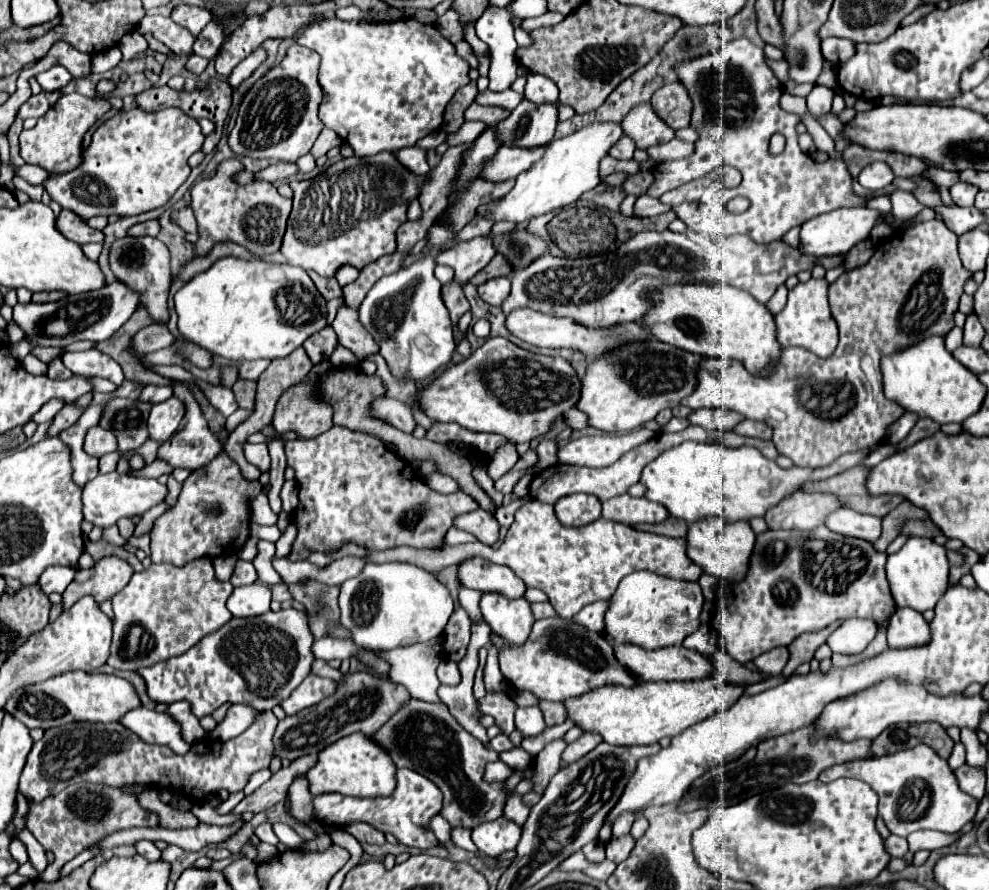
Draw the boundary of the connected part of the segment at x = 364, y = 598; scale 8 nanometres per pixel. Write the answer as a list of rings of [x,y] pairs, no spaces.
[[[407,562],[365,564],[365,568],[341,584],[341,624],[353,634],[353,642],[371,650],[393,650],[417,642],[429,642],[447,626],[453,614],[453,598],[435,574]]]

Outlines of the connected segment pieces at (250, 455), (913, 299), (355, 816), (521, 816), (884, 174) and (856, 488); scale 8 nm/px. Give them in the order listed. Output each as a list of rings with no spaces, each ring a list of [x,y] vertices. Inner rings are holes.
[[[245,444],[243,452],[245,452],[247,462],[255,464],[261,472],[269,472],[271,460],[269,460],[269,452],[267,452],[267,444]]]
[[[931,220],[905,230],[903,234],[895,234],[893,238],[881,242],[873,254],[873,258],[849,272],[841,274],[829,286],[829,304],[833,318],[839,326],[839,346],[829,358],[817,358],[815,354],[803,348],[783,348],[773,372],[769,376],[753,376],[749,374],[737,360],[717,360],[717,358],[701,358],[701,372],[697,378],[697,388],[693,394],[681,400],[683,406],[693,410],[697,408],[725,408],[735,410],[751,420],[763,420],[773,428],[773,444],[779,454],[793,460],[795,466],[809,466],[821,468],[835,462],[845,452],[855,452],[861,448],[869,448],[875,442],[883,440],[887,426],[897,420],[905,410],[887,400],[883,394],[881,382],[881,356],[883,350],[899,352],[899,348],[907,348],[925,340],[927,336],[945,336],[955,324],[953,314],[957,312],[959,296],[963,294],[963,278],[971,278],[971,274],[963,268],[959,254],[957,254],[957,234],[953,234],[945,222]],[[869,352],[877,380],[865,378],[861,368],[861,360]]]
[[[403,768],[397,772],[397,786],[391,796],[357,798],[343,794],[321,794],[313,798],[313,806],[315,806],[315,818],[325,826],[341,826],[359,820],[371,824],[373,828],[385,834],[391,832],[403,846],[427,850],[439,844],[439,840],[433,836],[433,830],[429,828],[429,820],[441,812],[441,800],[443,794],[431,780],[413,770]]]
[[[513,790],[511,798],[507,800],[507,806],[505,806],[505,818],[513,820],[517,826],[523,826],[527,816],[529,816],[529,806],[525,806],[521,802],[521,794],[515,794],[515,790]]]
[[[873,162],[873,164],[865,166],[861,170],[861,174],[857,176],[859,184],[867,190],[883,190],[885,186],[889,186],[893,182],[893,178],[895,178],[895,174],[889,168],[889,164],[885,164],[885,162]]]
[[[855,466],[851,470],[845,470],[843,474],[837,474],[833,478],[827,478],[823,482],[807,482],[801,490],[805,492],[833,492],[837,494],[847,508],[853,508],[861,514],[871,516],[887,516],[891,510],[895,510],[905,498],[903,496],[869,496],[865,492],[865,476],[869,476],[871,468],[867,466]]]

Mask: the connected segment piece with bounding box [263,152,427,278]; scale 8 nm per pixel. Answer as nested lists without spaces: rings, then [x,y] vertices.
[[[379,152],[377,156],[367,156],[367,158],[359,158],[359,156],[341,158],[339,162],[335,162],[333,166],[329,166],[325,172],[321,172],[311,180],[303,180],[303,182],[293,180],[291,182],[291,188],[295,192],[293,212],[289,216],[283,246],[279,252],[263,260],[315,270],[317,274],[327,278],[333,278],[337,270],[345,264],[361,270],[367,264],[375,262],[377,258],[395,252],[395,230],[407,220],[409,200],[421,194],[421,184],[425,180],[427,176],[413,176],[413,172],[409,172],[403,164],[399,164],[393,152]]]

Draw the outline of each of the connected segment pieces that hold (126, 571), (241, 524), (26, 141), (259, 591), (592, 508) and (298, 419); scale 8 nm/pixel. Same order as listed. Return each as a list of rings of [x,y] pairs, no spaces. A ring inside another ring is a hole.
[[[117,556],[101,558],[97,560],[95,568],[79,570],[75,574],[73,582],[63,592],[63,610],[71,608],[83,596],[93,596],[97,604],[111,600],[117,592],[121,592],[127,586],[131,576],[133,570],[125,560]]]
[[[221,452],[207,466],[191,472],[183,484],[177,504],[155,522],[151,540],[153,562],[181,566],[205,556],[217,558],[237,554],[249,538],[249,502],[259,492],[261,484],[247,482],[237,464]],[[211,510],[217,510],[217,516],[211,516]]]
[[[65,94],[61,100],[35,124],[31,130],[23,130],[19,136],[19,148],[21,158],[25,164],[37,164],[49,172],[61,174],[71,172],[77,168],[83,160],[83,136],[85,132],[99,120],[103,114],[111,108],[111,104],[105,98],[87,98],[79,94]],[[49,148],[57,152],[49,152]]]
[[[255,582],[233,590],[233,594],[229,596],[229,612],[237,618],[261,616],[269,612],[269,602],[271,602],[271,588],[267,584]]]
[[[589,494],[565,496],[555,504],[555,514],[565,526],[581,526],[601,518],[601,502]]]
[[[323,362],[319,366],[313,366],[313,370],[309,372],[309,376],[301,384],[291,386],[279,398],[277,408],[275,408],[275,416],[273,416],[273,426],[275,426],[275,430],[279,434],[283,434],[283,432],[295,432],[299,440],[311,440],[311,438],[317,438],[319,434],[327,432],[333,426],[333,422],[331,422],[333,410],[329,408],[329,404],[323,404],[321,400],[317,400],[317,378],[321,378],[321,374],[329,372],[329,368],[331,368],[331,362]]]

